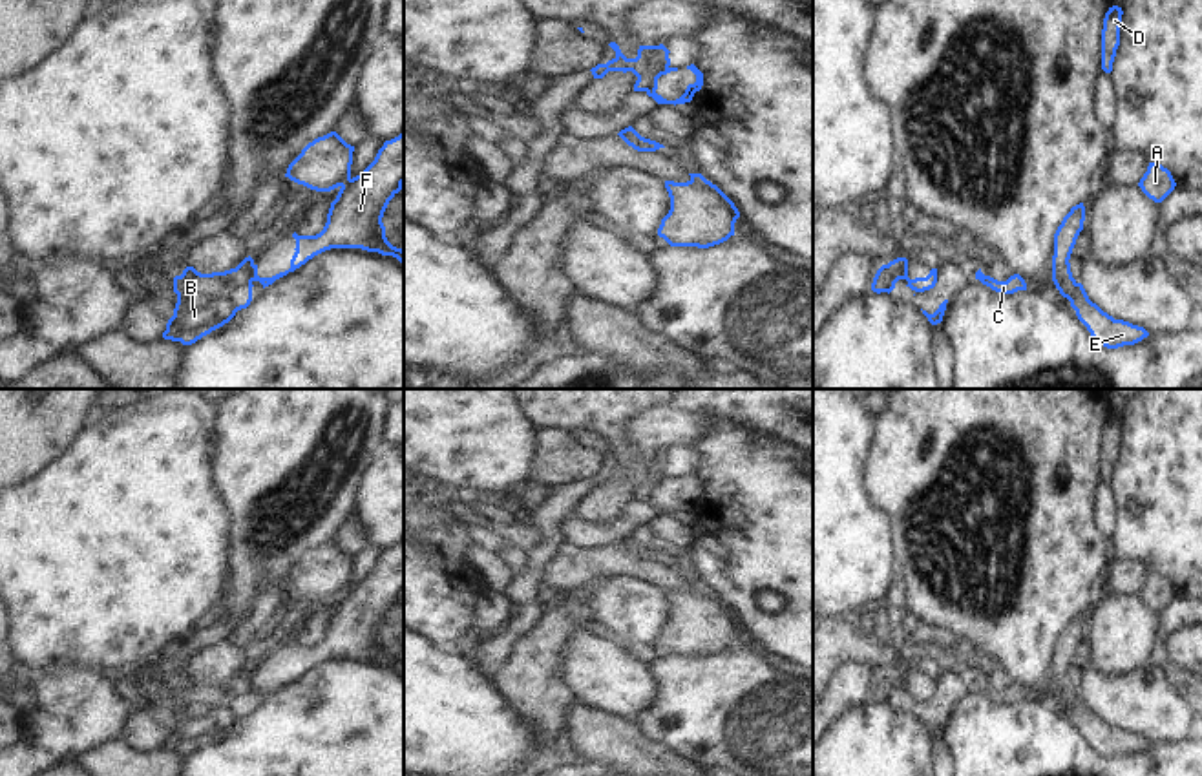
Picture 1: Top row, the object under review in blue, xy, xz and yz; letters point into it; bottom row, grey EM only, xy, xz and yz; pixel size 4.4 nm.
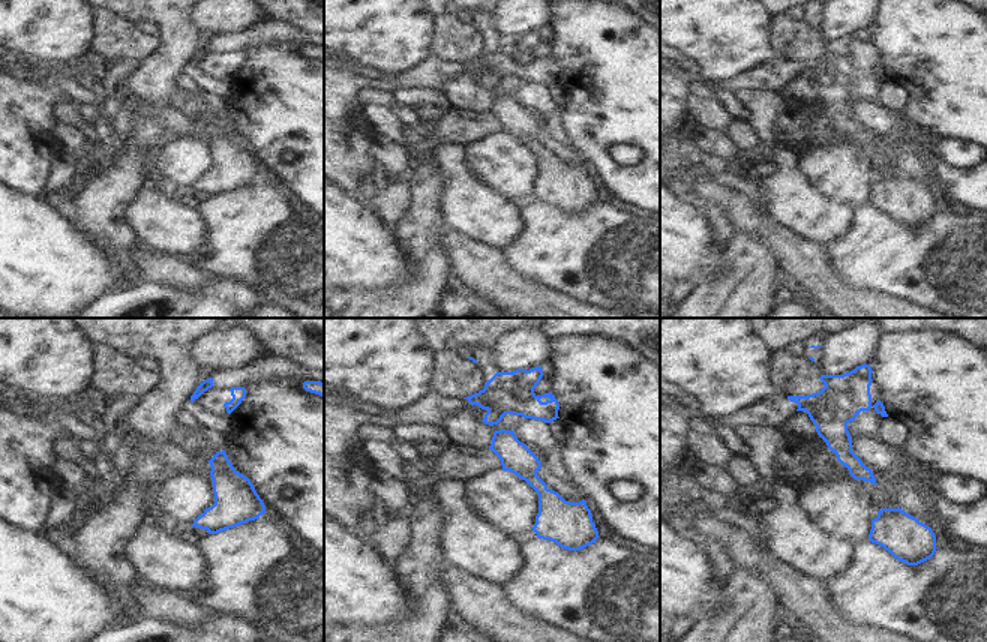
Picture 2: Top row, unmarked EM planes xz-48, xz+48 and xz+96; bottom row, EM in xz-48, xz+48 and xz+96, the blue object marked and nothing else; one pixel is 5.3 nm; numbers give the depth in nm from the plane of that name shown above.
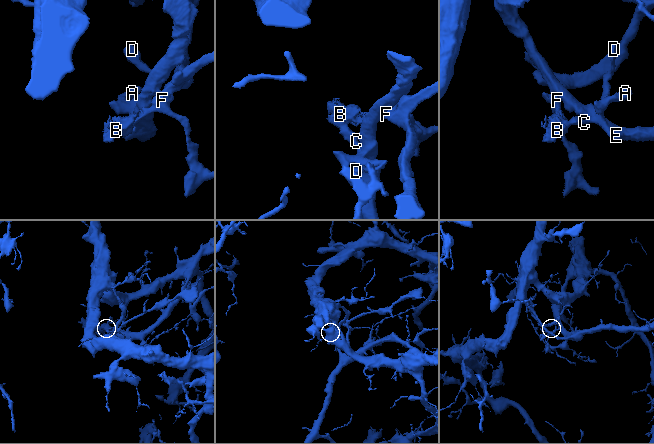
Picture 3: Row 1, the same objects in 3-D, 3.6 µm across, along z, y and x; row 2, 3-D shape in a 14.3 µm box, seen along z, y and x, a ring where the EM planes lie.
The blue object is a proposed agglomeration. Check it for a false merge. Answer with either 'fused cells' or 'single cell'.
fused cells

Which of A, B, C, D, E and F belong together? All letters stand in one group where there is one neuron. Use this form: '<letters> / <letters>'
A B C D E / F

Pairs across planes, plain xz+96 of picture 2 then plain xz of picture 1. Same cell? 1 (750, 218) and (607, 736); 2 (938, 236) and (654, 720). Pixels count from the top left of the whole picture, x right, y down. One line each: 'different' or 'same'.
1: same
2: same

